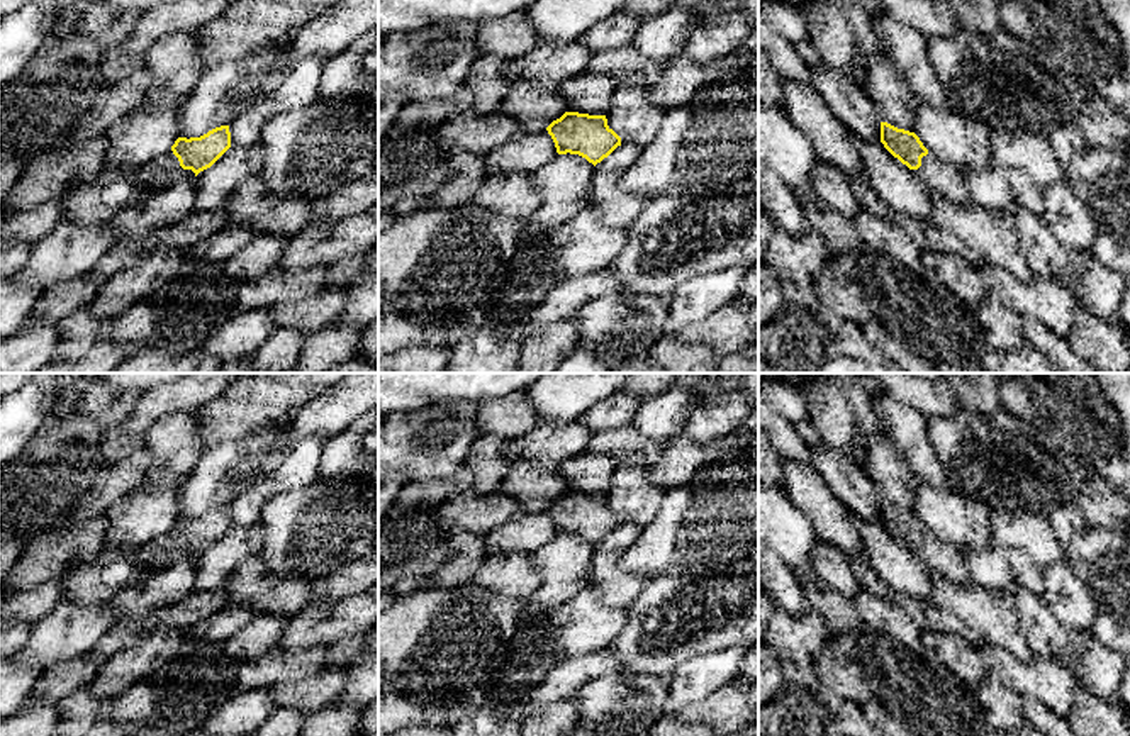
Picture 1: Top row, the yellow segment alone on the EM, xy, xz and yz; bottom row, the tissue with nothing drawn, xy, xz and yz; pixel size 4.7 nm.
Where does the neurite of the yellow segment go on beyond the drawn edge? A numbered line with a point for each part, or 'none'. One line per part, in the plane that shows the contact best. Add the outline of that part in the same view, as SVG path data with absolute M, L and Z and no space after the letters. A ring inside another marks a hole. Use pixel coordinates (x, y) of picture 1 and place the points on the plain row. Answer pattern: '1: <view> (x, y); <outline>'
1: xy (165, 550); M171 529L154 541L143 544L136 549L136 555L139 563L146 566L146 572L159 570L178 560L195 556L192 549L183 549L180 546L180 541Z

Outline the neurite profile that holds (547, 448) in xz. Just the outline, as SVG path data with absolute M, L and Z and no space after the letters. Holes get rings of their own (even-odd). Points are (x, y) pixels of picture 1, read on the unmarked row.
M580 419L558 426L538 424L531 432L511 439L502 454L512 465L524 461L543 471L560 470L587 448L592 436Z

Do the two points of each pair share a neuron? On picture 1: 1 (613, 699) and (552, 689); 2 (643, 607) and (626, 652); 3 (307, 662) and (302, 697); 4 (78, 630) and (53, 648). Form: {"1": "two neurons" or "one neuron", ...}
{"1": "two neurons", "2": "one neuron", "3": "two neurons", "4": "one neuron"}

